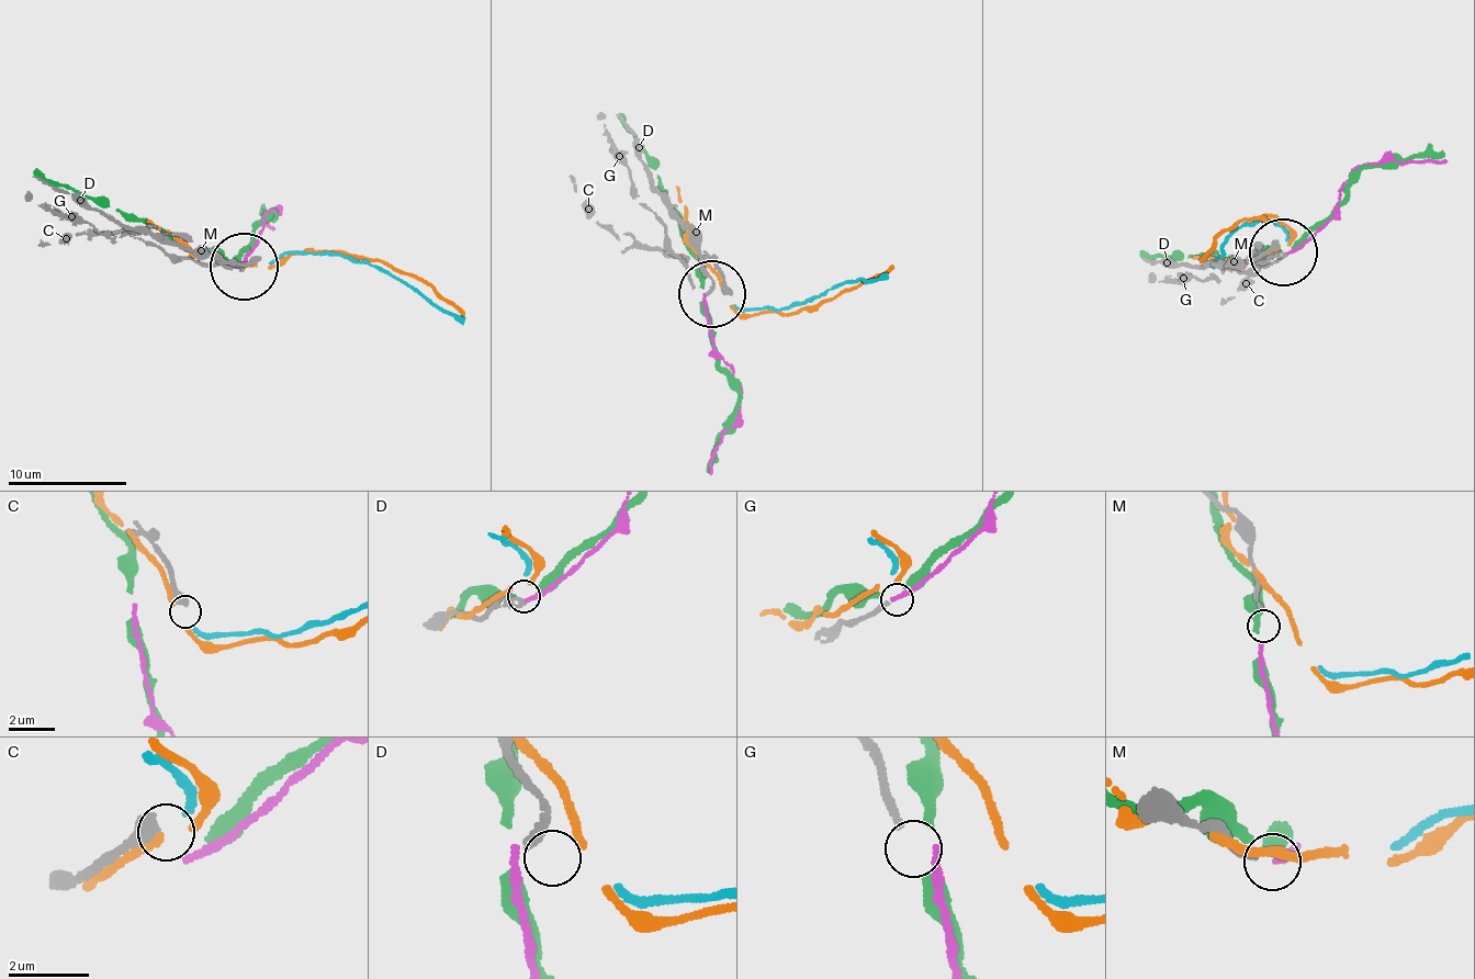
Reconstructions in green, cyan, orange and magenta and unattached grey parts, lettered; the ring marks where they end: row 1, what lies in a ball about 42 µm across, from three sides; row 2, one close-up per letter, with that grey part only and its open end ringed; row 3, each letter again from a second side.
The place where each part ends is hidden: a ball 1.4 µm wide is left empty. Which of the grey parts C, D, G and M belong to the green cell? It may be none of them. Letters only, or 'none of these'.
none of these

